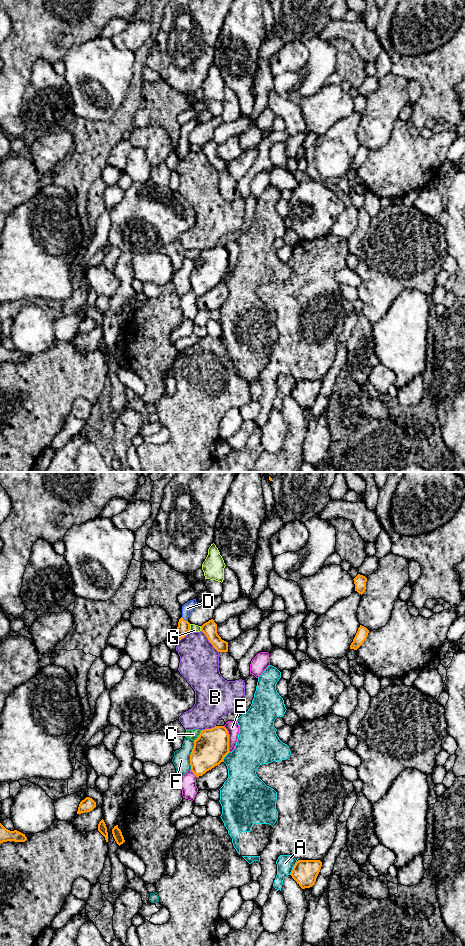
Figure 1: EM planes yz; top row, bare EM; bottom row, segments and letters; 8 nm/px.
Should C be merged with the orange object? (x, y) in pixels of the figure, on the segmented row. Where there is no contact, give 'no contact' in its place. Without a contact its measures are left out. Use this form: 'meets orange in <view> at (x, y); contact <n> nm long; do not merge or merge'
meets orange in yz at (199, 736); contact 100 nm long; do not merge

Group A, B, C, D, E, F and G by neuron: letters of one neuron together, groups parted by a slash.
A / B / C / D / E / F / G

